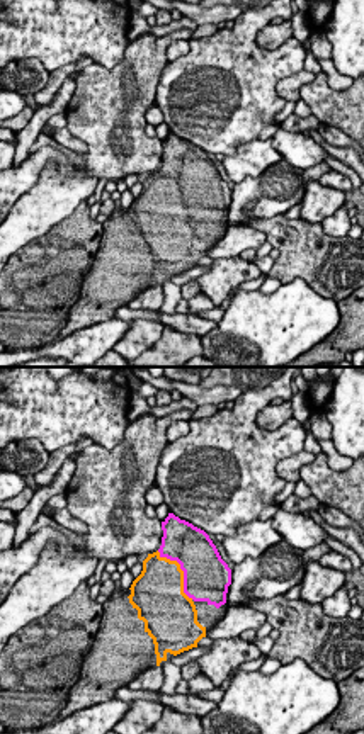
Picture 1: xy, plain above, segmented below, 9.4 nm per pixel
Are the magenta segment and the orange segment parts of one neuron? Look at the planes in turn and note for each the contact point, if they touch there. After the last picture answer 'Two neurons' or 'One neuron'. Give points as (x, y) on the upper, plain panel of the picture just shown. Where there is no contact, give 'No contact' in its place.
Touches magenta at (182, 189)

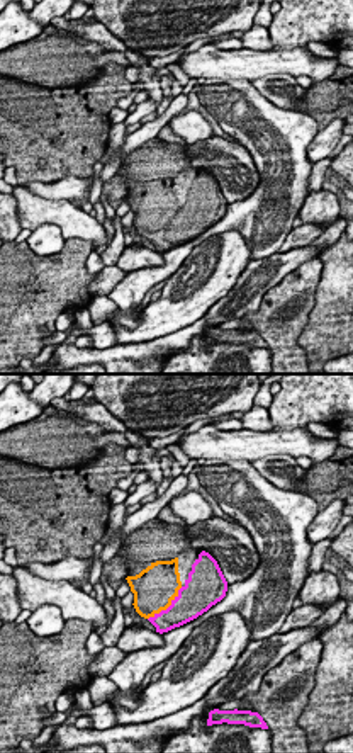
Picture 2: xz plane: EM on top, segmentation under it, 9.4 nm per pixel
Touches magenta at (168, 226)

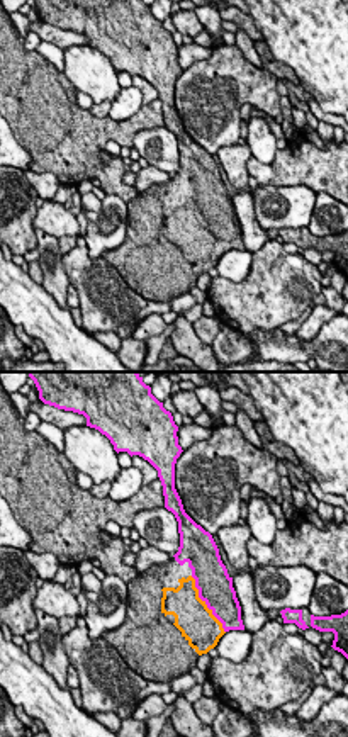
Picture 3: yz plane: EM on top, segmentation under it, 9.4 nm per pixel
Touches magenta at (206, 223)

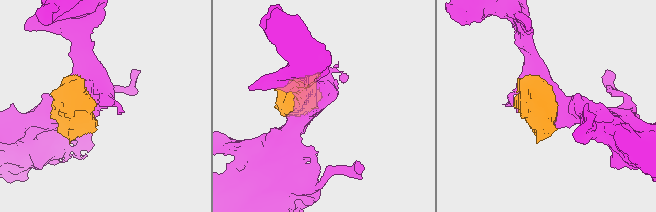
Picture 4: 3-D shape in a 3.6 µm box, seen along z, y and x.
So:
One neuron

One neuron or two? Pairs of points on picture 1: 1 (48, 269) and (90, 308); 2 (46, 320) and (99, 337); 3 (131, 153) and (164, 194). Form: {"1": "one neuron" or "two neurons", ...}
{"1": "two neurons", "2": "two neurons", "3": "two neurons"}

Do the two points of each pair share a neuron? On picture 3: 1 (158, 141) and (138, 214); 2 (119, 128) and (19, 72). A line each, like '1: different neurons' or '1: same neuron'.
1: different neurons
2: same neuron

